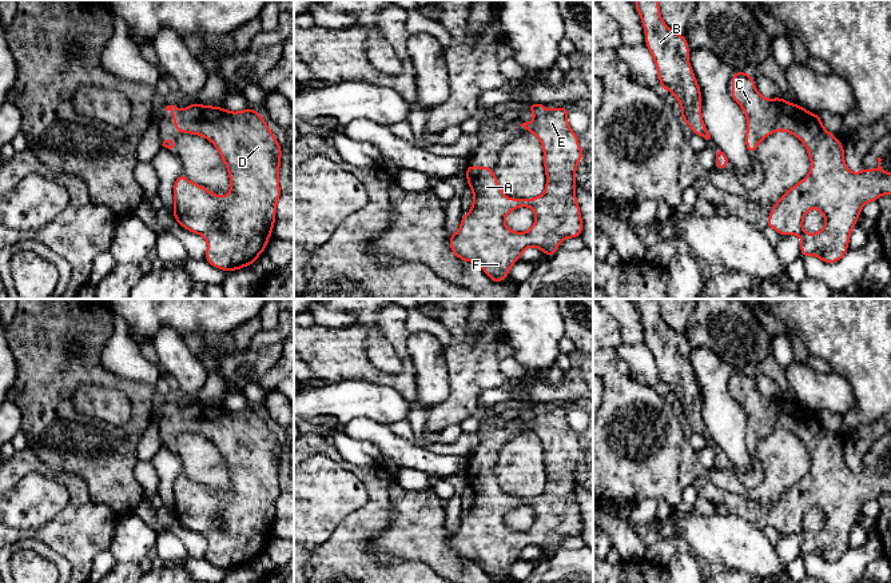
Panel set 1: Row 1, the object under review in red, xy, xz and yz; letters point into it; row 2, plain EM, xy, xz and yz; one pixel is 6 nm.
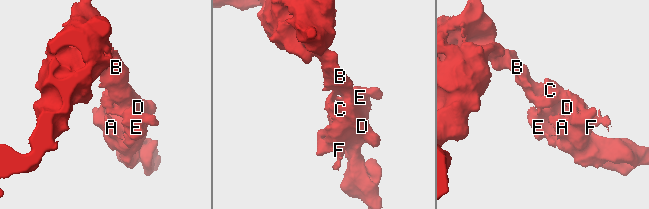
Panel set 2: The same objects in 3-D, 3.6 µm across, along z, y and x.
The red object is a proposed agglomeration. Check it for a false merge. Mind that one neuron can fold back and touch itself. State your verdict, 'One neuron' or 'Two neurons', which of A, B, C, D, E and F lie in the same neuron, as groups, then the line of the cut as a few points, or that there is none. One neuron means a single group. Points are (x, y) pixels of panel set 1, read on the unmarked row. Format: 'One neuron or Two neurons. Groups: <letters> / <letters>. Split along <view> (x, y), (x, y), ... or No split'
One neuron. Groups: A B C D E F. No split

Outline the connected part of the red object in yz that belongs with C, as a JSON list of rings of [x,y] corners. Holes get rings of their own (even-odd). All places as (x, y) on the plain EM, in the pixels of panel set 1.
[[[735,370],[731,378],[732,378],[731,396],[741,406],[741,408],[747,415],[745,443],[748,452],[749,454],[755,452],[759,442],[763,438],[768,436],[771,432],[776,430],[785,430],[795,434],[804,443],[811,458],[810,472],[801,480],[799,480],[797,483],[791,486],[787,491],[784,491],[783,495],[777,499],[777,502],[771,507],[771,512],[768,514],[768,518],[765,520],[767,526],[776,528],[780,535],[785,534],[800,535],[801,536],[800,556],[812,554],[828,563],[839,560],[848,550],[851,530],[856,523],[858,516],[860,515],[863,504],[870,500],[876,500],[883,492],[891,494],[891,474],[879,464],[882,458],[878,456],[878,467],[875,470],[870,467],[863,467],[859,472],[854,472],[852,470],[848,468],[848,466],[844,462],[843,443],[823,426],[822,415],[804,408],[799,403],[791,403],[785,400],[781,395],[776,398],[763,396],[757,391],[751,372]],[[812,507],[818,507],[824,514],[826,522],[820,531],[806,532],[803,528],[803,518],[807,514],[807,511]]]

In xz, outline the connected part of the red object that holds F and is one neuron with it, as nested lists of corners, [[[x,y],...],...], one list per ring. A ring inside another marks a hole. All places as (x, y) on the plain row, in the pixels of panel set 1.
[[[541,402],[526,406],[534,412],[529,422],[520,423],[528,431],[536,434],[544,448],[544,467],[546,471],[545,491],[533,498],[506,496],[490,466],[473,466],[466,468],[468,484],[473,490],[472,508],[461,516],[460,530],[450,532],[452,551],[461,559],[481,563],[482,570],[494,580],[501,582],[509,575],[510,566],[520,559],[528,546],[540,547],[544,554],[553,555],[564,538],[580,536],[582,518],[576,498],[576,467],[584,455],[576,434],[568,423],[568,407],[546,408]],[[529,506],[536,512],[533,526],[528,531],[514,531],[505,524],[505,515],[516,507]]]

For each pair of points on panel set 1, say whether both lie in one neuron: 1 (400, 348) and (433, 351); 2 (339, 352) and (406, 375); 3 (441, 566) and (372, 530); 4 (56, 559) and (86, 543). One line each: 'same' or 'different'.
1: different
2: same
3: different
4: different

